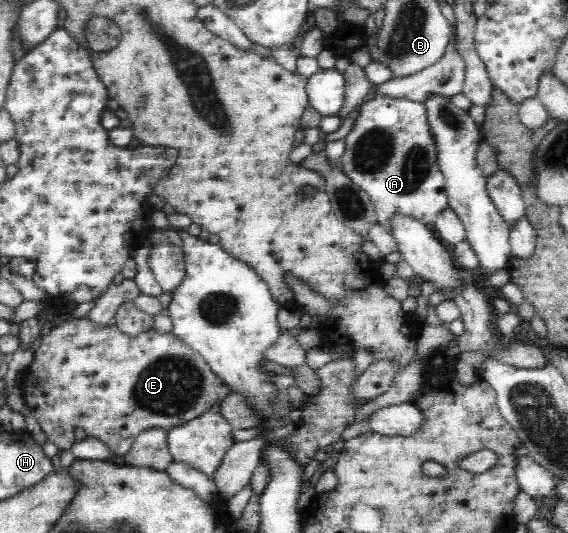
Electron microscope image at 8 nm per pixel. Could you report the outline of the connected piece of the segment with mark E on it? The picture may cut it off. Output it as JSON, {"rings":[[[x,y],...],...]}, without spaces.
{"rings":[[[84,317],[59,322],[41,341],[40,346],[34,352],[31,364],[24,370],[21,391],[23,392],[25,405],[31,409],[31,413],[38,420],[41,430],[46,435],[47,441],[55,443],[59,450],[71,449],[71,445],[74,443],[73,429],[74,427],[82,427],[87,435],[97,437],[112,453],[115,453],[116,456],[122,456],[124,453],[130,451],[140,432],[148,431],[150,428],[172,429],[176,425],[188,423],[191,419],[200,417],[200,415],[204,415],[204,413],[210,411],[222,396],[217,392],[219,385],[220,381],[214,375],[206,360],[200,354],[190,349],[190,347],[172,332],[164,334],[152,329],[129,336],[118,330],[115,325],[96,328],[90,320],[86,320],[86,317]]]}

